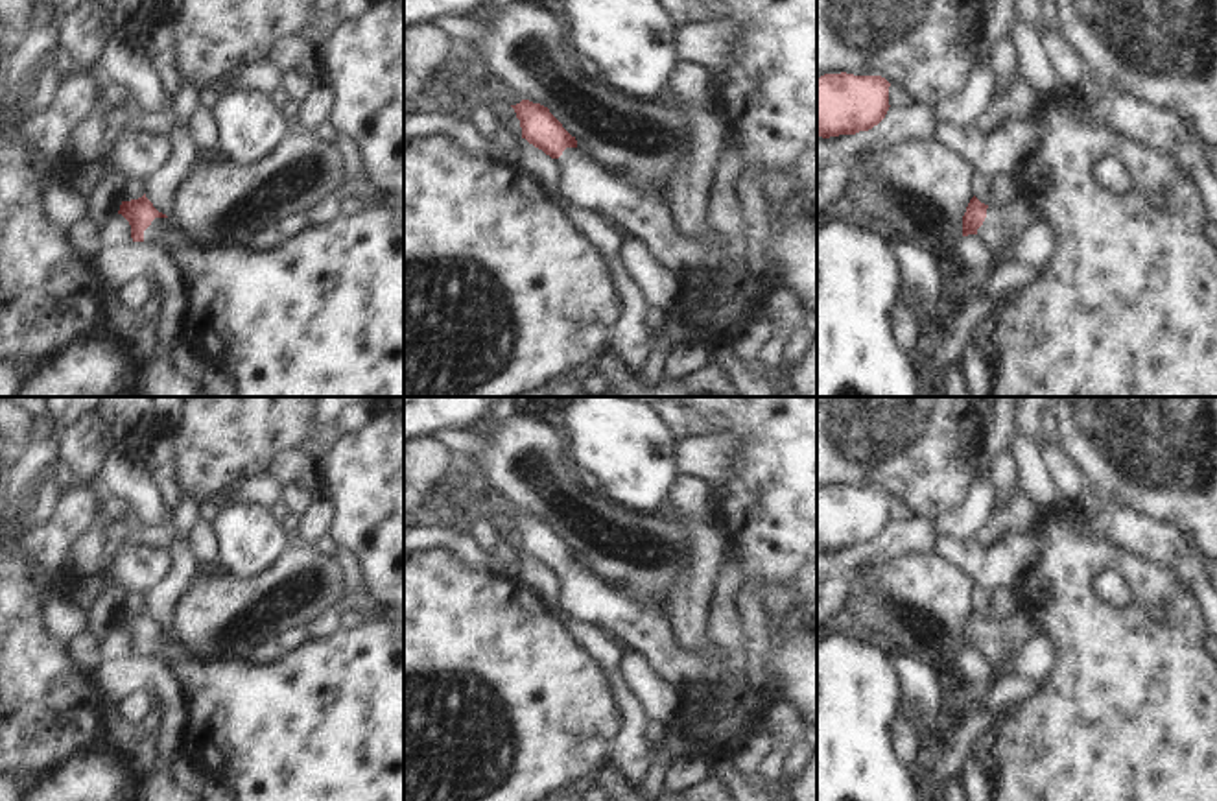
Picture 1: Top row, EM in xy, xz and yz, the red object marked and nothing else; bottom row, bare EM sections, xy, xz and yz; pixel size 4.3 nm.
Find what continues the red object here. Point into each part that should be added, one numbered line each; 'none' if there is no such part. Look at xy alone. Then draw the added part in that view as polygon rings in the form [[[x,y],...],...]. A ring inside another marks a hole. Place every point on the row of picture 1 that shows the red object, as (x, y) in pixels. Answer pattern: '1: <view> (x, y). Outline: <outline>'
1: xy (323, 316). Outline: [[[374,205],[361,212],[341,216],[334,223],[310,227],[286,245],[273,251],[253,251],[245,244],[208,251],[184,238],[183,229],[168,216],[155,218],[144,231],[146,242],[168,238],[171,253],[188,279],[188,321],[184,334],[210,364],[221,367],[236,380],[238,397],[404,397],[404,212],[387,205]]]

